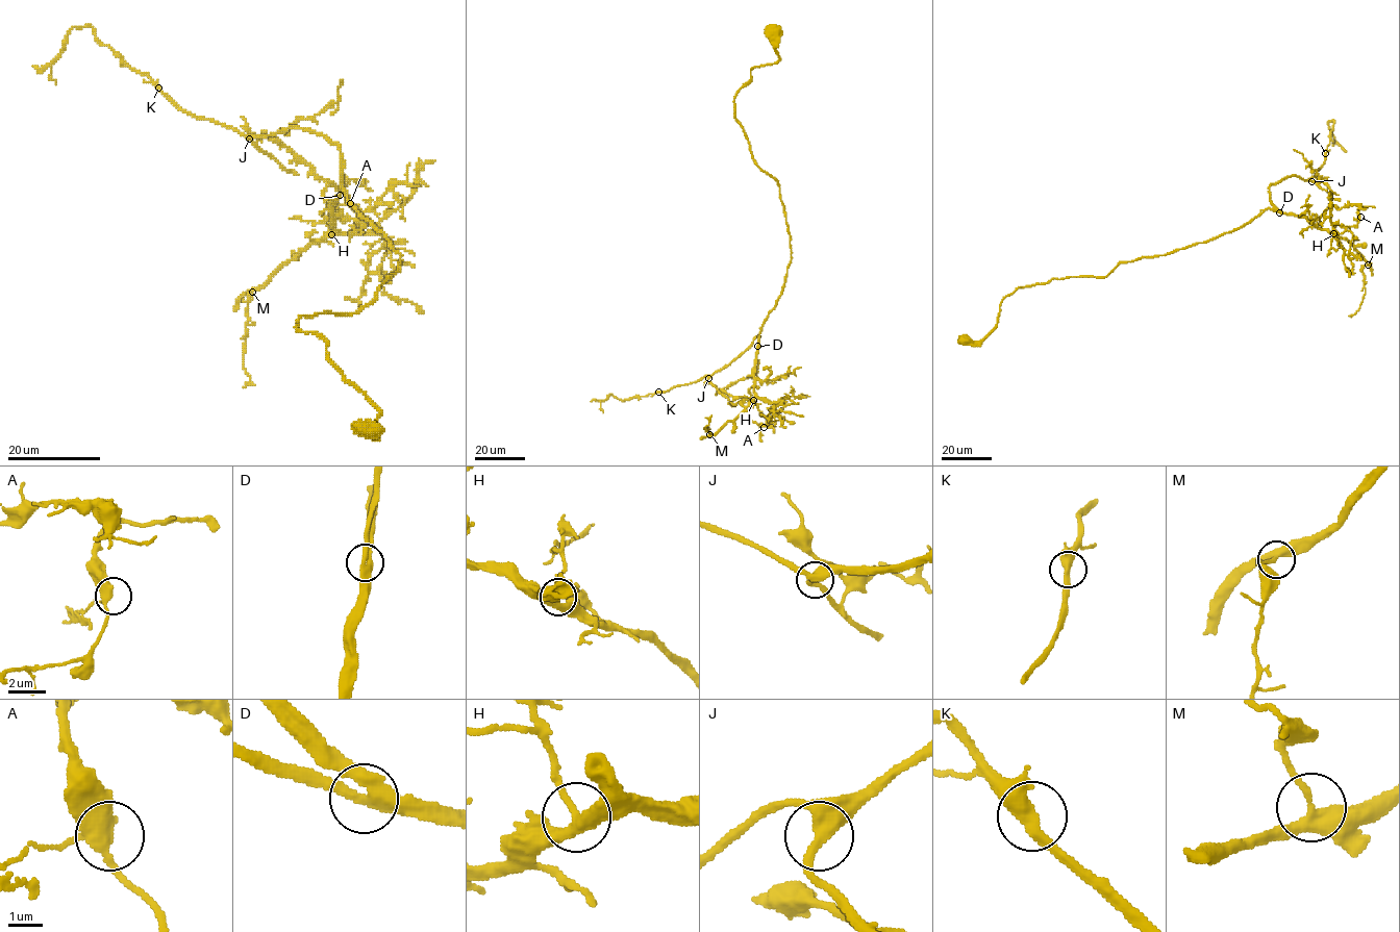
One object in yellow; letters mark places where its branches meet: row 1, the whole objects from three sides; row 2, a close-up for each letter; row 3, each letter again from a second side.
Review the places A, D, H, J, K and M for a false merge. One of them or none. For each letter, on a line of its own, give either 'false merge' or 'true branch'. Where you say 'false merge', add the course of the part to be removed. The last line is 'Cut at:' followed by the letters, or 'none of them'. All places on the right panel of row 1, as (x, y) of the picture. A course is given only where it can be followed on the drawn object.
A: true branch
D: true branch
H: true branch
J: true branch
K: true branch
M: true branch
Cut at: none of them

